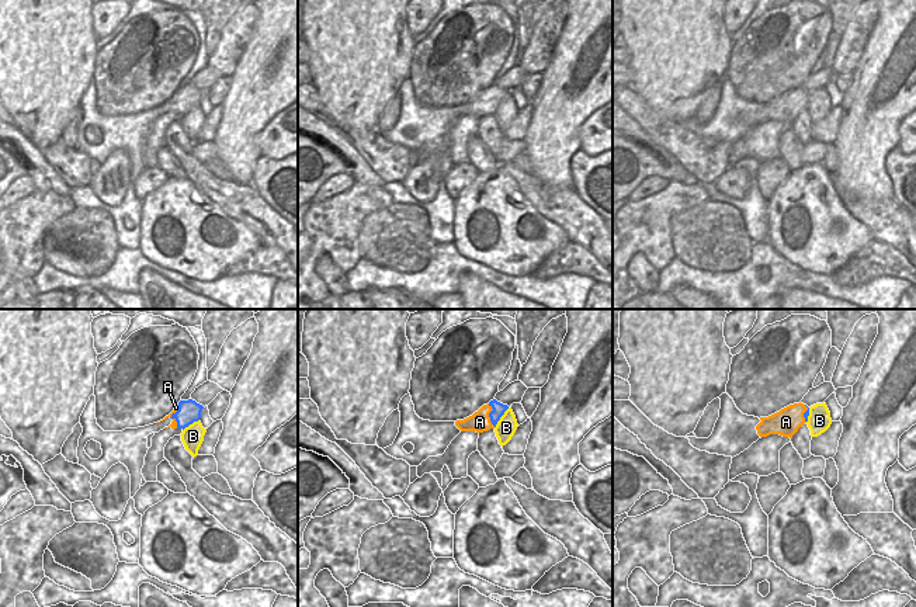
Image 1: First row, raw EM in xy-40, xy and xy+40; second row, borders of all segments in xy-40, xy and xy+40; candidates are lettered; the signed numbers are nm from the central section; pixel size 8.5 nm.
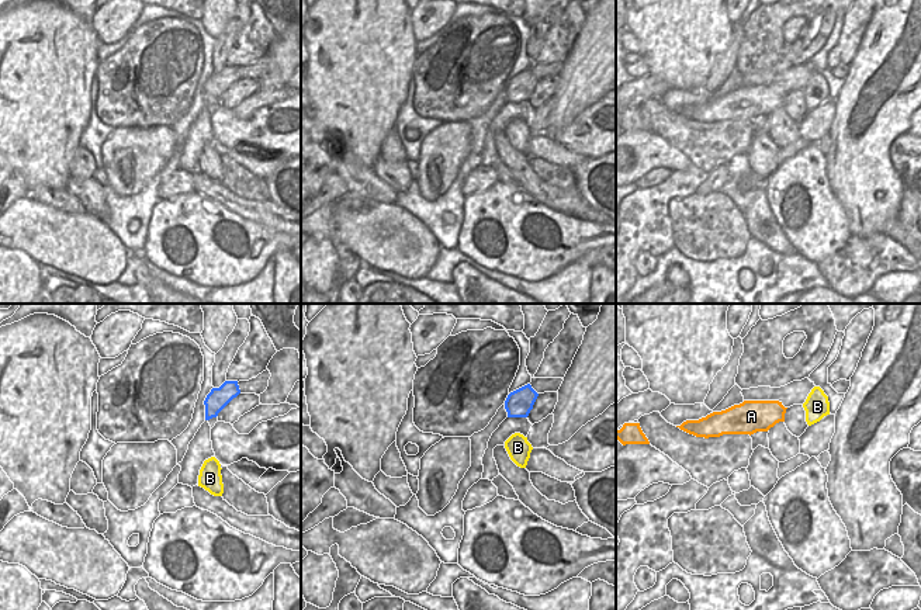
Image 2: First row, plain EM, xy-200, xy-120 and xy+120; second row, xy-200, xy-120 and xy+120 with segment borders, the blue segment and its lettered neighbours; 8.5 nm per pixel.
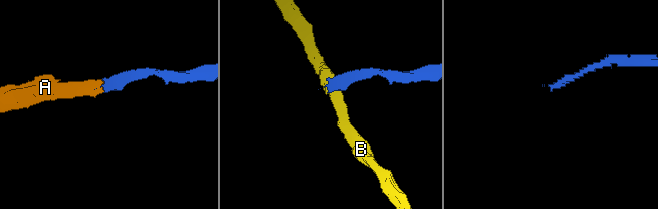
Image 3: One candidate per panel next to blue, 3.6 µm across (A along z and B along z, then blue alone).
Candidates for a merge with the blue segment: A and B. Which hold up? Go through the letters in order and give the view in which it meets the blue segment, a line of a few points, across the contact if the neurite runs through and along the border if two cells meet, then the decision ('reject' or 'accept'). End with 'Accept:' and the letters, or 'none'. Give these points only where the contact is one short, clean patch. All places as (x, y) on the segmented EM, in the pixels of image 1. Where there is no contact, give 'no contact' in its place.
A: xy | xy (499, 409), (489, 415), (479, 422) | accept
B: xy | xy (509, 408), (495, 427) | reject
Accept: A

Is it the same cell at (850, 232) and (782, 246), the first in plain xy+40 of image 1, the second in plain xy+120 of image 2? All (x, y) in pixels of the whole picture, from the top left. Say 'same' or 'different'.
different

